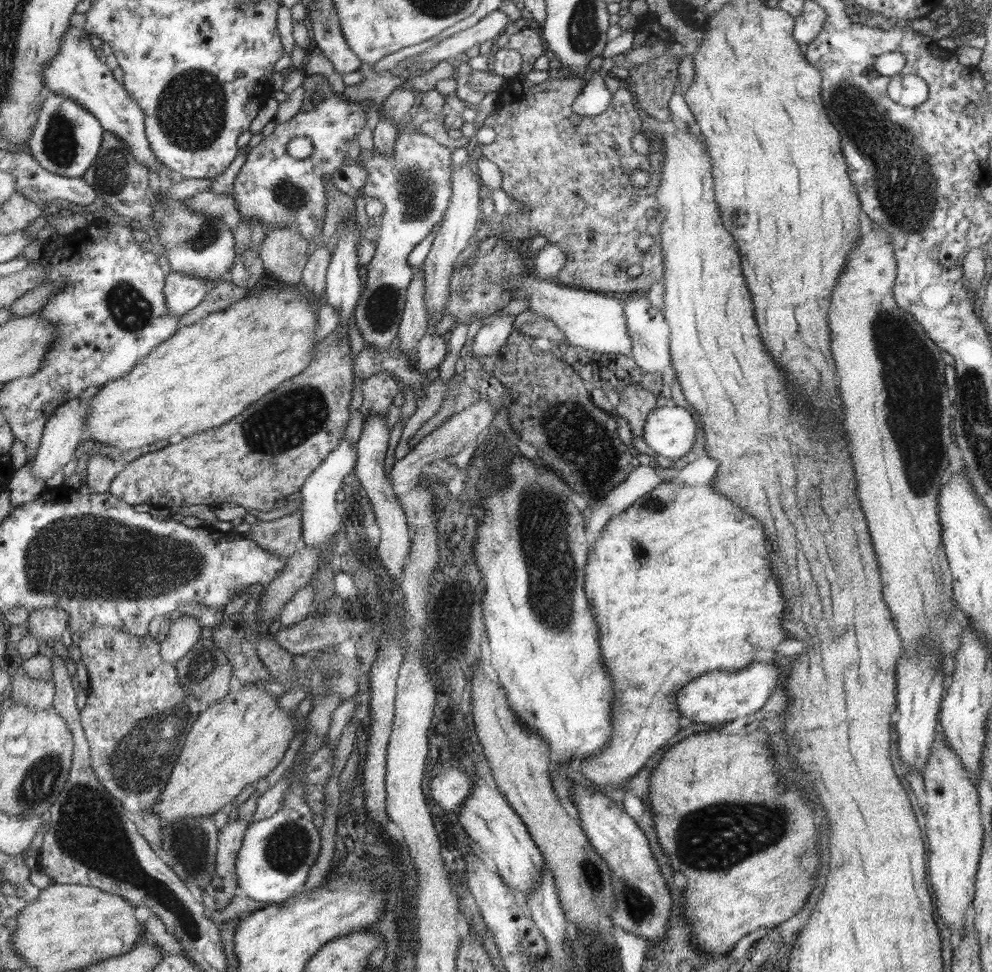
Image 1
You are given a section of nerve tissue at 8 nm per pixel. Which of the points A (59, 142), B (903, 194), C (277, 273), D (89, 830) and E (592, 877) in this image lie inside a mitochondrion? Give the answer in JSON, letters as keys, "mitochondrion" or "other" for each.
{"A":"mitochondrion","B":"mitochondrion","C":"other","D":"mitochondrion","E":"mitochondrion"}

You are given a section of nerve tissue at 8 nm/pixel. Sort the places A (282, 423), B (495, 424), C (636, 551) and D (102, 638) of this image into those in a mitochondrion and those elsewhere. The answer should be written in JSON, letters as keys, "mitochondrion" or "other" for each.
{"A":"mitochondrion","B":"other","C":"mitochondrion","D":"other"}

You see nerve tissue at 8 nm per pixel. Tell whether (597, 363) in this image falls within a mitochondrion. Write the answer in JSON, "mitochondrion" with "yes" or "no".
{"mitochondrion":"no"}

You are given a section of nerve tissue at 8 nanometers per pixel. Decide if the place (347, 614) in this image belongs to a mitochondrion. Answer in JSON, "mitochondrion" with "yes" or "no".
{"mitochondrion":"yes"}

